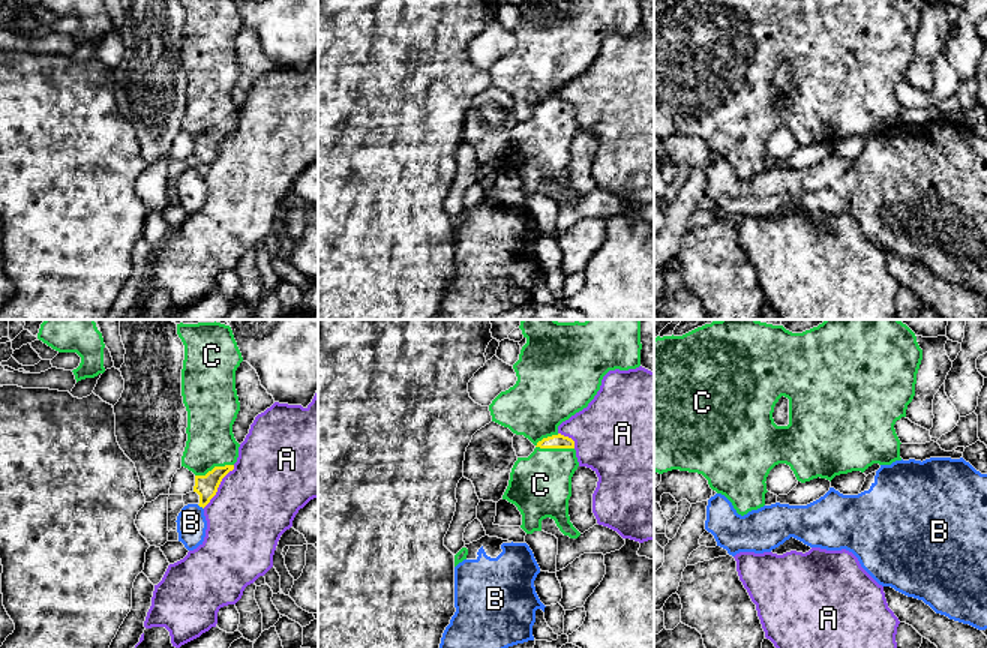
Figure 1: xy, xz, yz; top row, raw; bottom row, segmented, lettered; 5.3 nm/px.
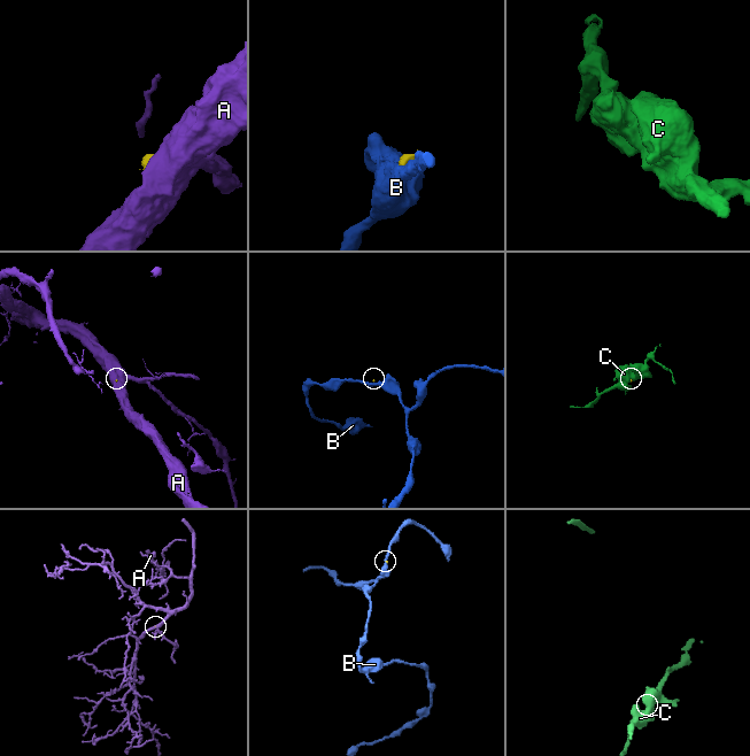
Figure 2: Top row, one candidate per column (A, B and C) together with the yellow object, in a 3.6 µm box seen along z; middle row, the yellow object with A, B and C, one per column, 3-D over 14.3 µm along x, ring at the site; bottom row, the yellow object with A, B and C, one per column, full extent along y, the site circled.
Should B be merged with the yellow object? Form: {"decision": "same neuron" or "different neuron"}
{"decision": "different neuron"}

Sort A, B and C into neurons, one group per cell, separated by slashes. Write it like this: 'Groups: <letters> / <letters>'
Groups: A / B / C

